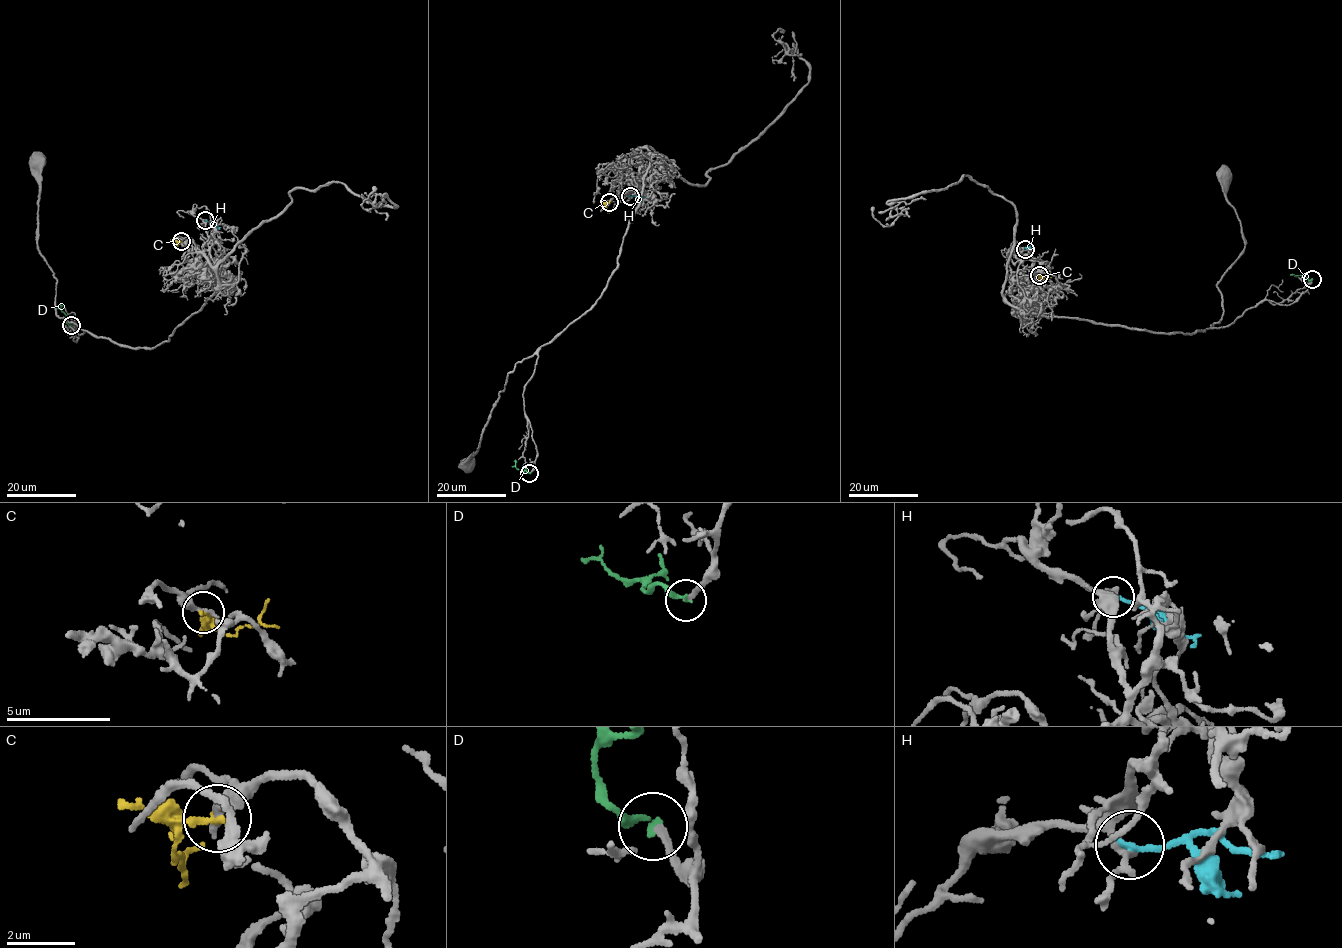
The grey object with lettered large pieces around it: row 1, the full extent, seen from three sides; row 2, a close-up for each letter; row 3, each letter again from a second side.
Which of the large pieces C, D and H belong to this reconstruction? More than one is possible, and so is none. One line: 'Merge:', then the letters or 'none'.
Merge: D

